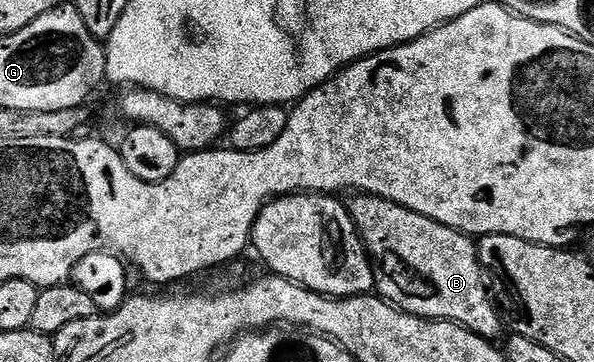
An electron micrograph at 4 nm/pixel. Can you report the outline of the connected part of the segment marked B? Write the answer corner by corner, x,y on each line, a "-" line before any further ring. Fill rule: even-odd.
353,195
348,198
347,208
355,227
359,231
369,260
373,263
375,289
390,305
395,305
404,313
414,313
417,317
427,317
435,321
453,321
475,335
486,339
497,339
503,329
503,318
491,296
481,260
477,257
478,242
467,233
443,227
427,215
419,215
402,205
396,205
382,197

